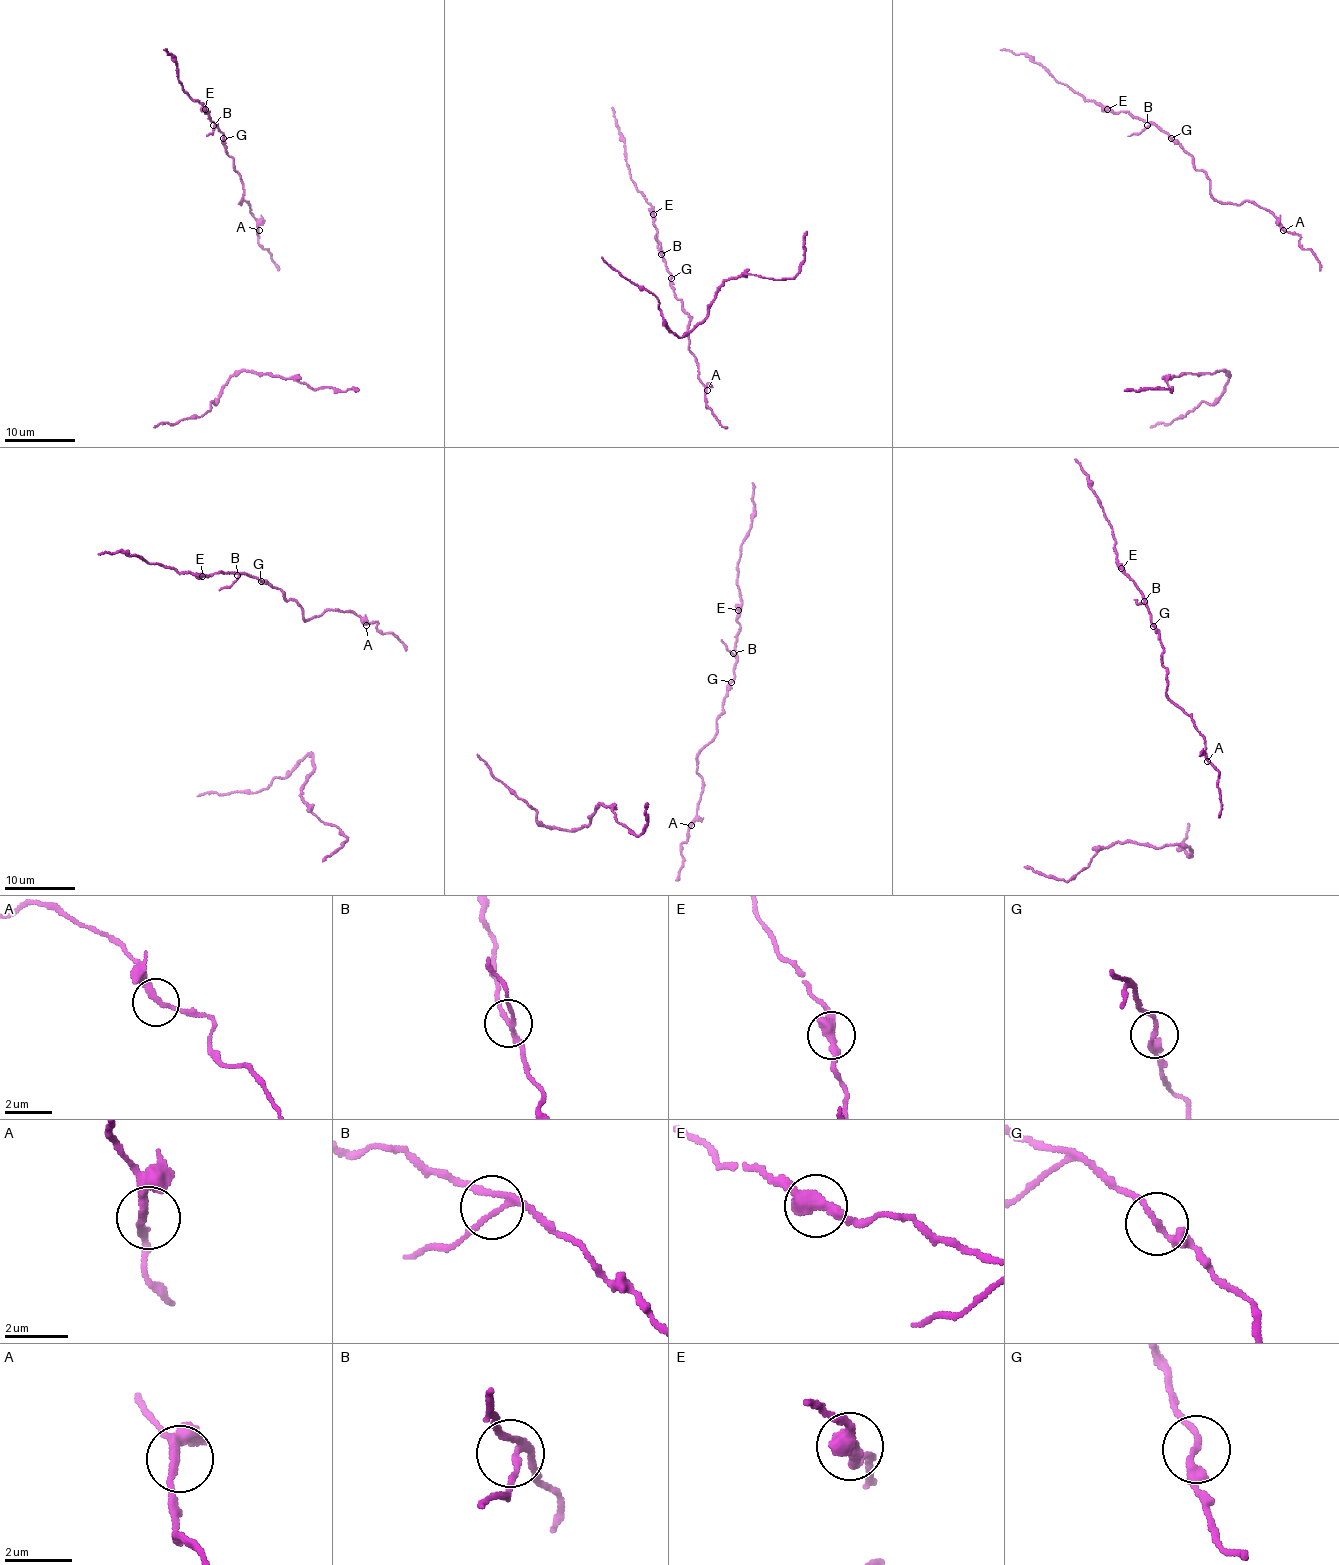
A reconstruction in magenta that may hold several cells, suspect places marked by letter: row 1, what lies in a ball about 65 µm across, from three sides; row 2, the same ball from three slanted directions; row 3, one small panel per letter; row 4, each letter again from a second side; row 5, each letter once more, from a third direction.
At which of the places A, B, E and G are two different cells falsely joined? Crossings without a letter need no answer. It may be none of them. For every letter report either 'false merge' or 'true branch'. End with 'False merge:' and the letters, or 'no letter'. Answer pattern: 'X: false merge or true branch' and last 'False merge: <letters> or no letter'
A: true branch
B: true branch
E: true branch
G: true branch
False merge: no letter

